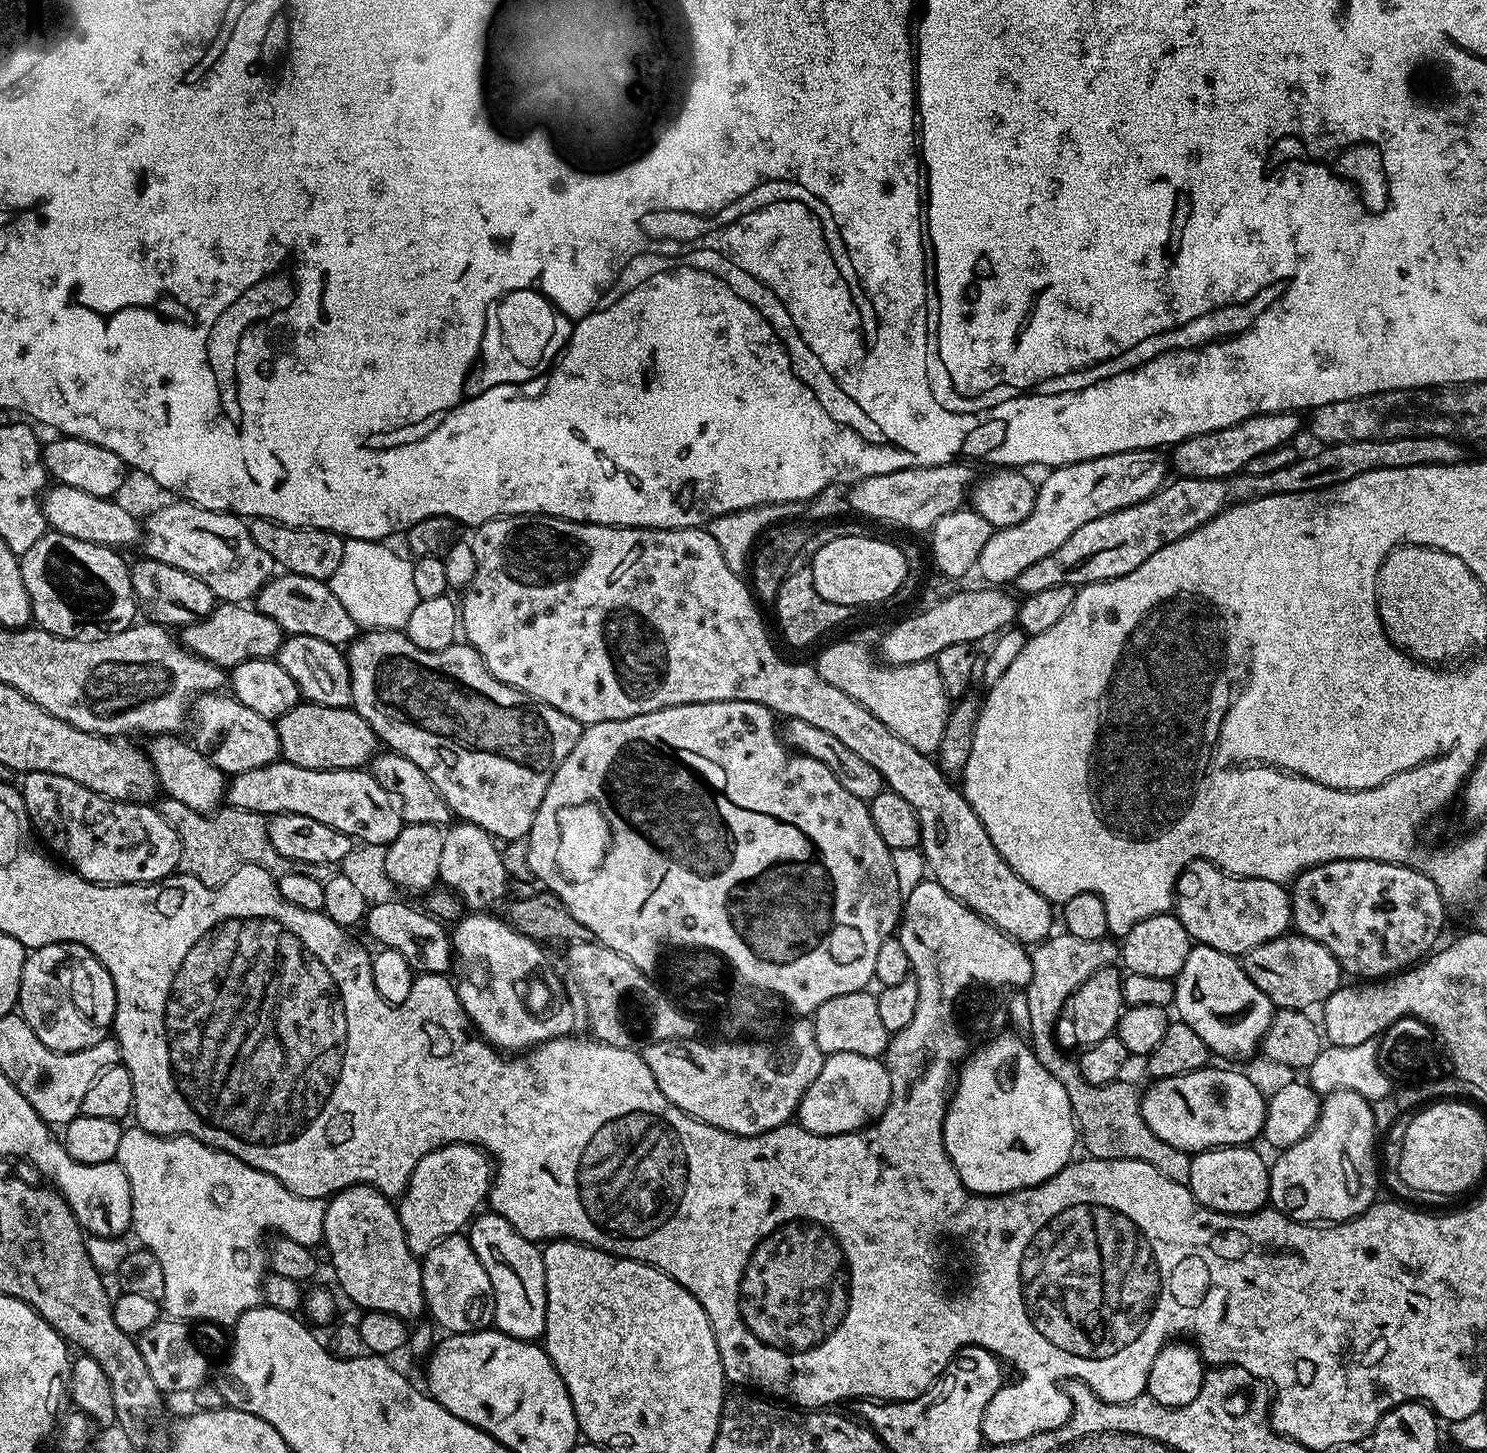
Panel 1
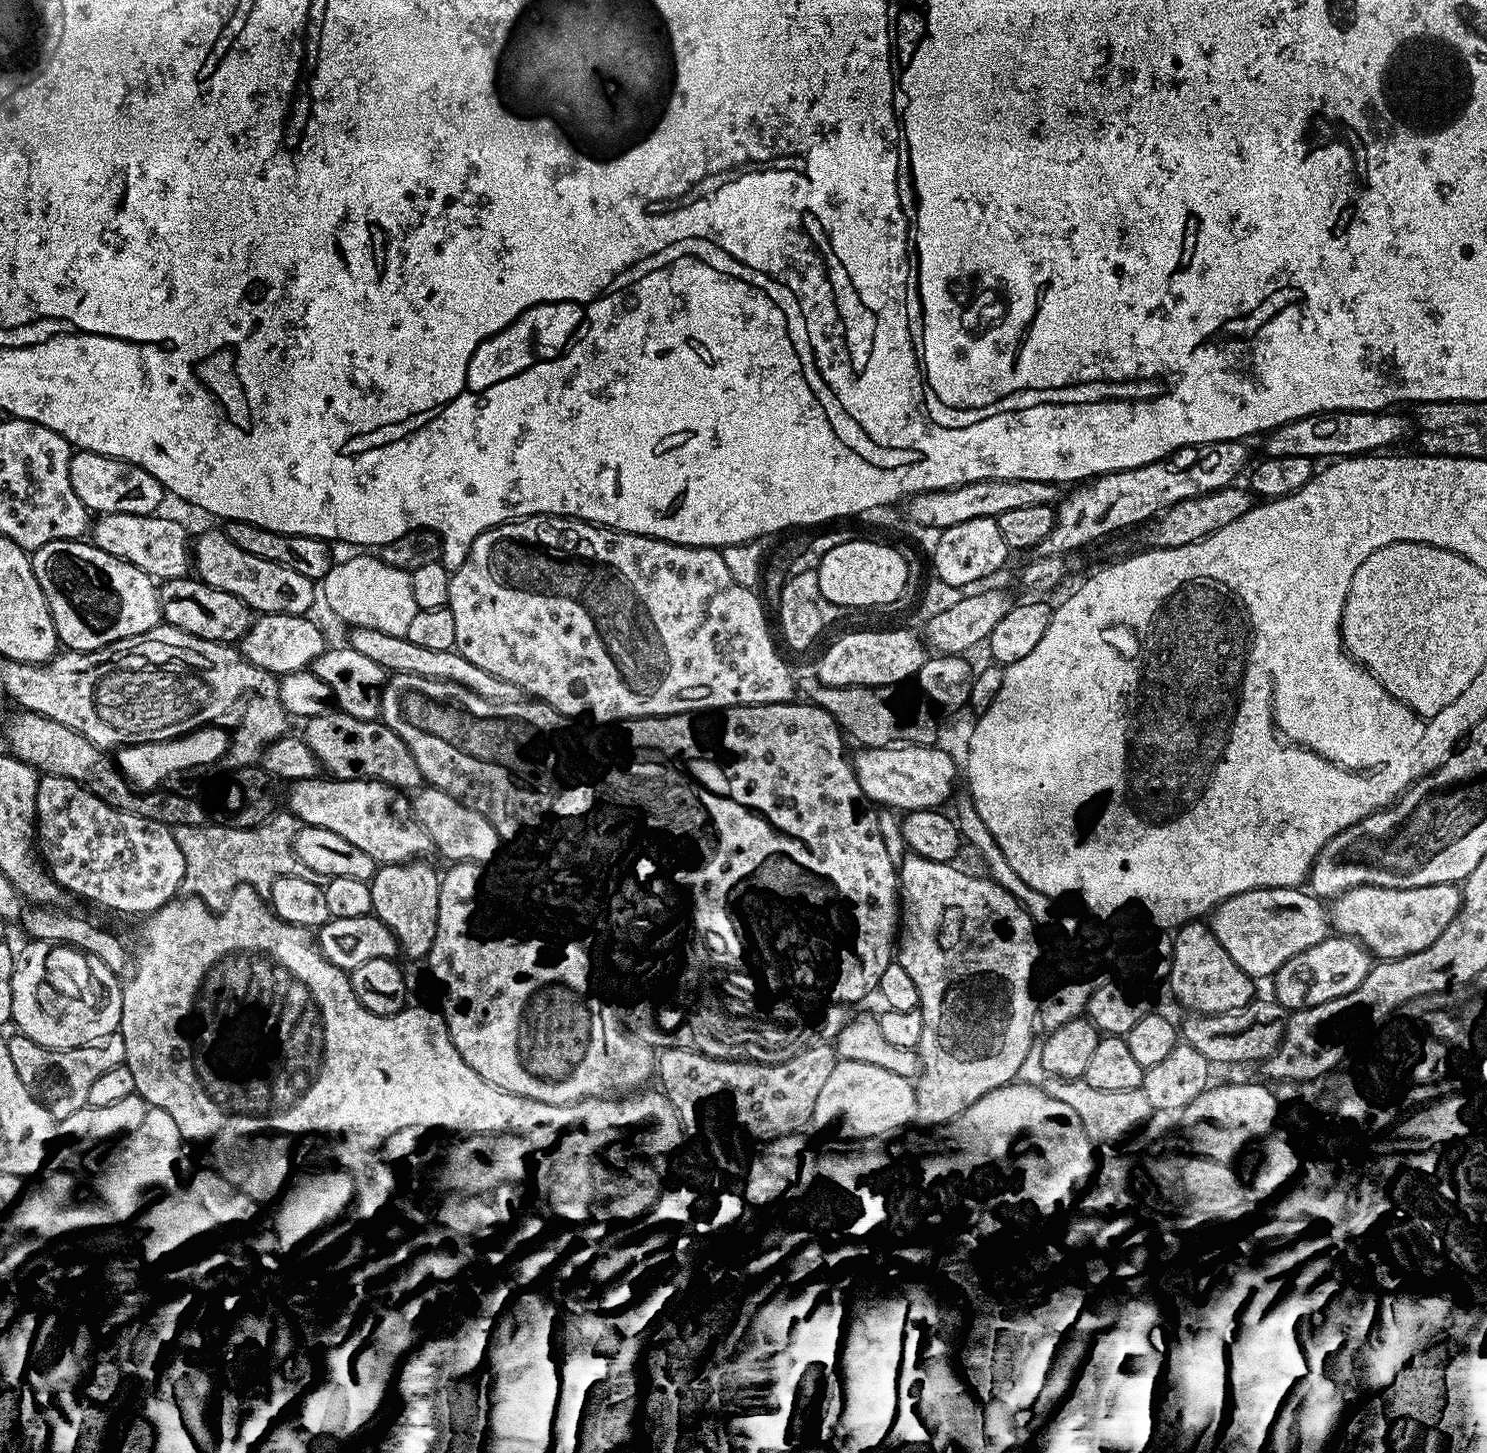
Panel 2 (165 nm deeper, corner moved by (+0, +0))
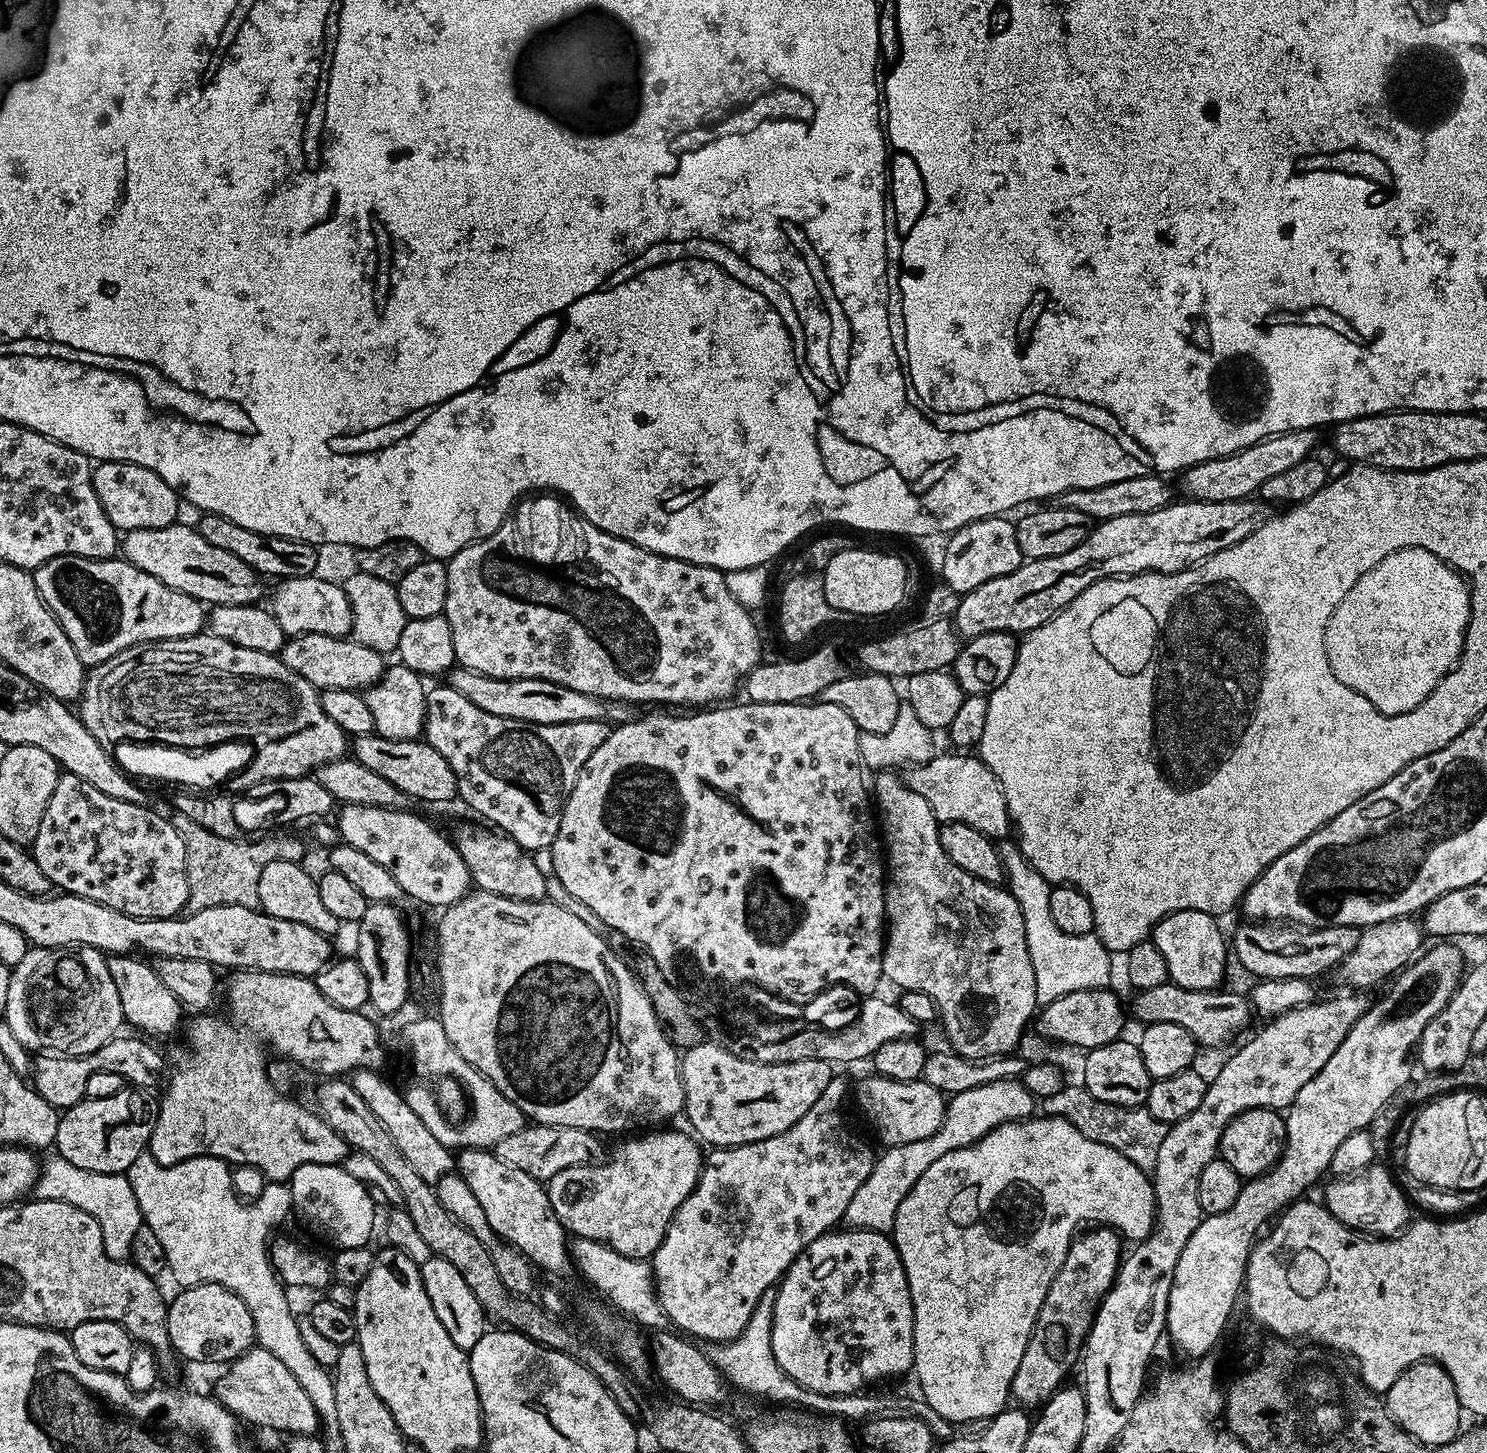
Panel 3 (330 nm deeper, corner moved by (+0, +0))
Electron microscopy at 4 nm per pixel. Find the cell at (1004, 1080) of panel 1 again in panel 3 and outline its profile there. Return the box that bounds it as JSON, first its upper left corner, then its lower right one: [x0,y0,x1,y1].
[890,1116,1156,1422]

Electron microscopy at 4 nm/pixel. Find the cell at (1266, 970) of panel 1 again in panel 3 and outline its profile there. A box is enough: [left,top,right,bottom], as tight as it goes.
[1338,916,1426,990]

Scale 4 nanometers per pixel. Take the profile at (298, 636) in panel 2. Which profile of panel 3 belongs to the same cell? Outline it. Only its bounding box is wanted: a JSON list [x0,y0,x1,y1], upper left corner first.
[278,634,386,690]

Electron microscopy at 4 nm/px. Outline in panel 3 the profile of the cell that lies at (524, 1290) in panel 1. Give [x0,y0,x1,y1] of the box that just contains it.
[350,1068,453,1185]

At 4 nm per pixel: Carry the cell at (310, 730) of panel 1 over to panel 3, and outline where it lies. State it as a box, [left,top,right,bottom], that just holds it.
[350,735,456,804]

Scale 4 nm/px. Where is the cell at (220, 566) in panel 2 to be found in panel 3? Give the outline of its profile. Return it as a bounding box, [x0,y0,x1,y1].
[270,575,353,637]

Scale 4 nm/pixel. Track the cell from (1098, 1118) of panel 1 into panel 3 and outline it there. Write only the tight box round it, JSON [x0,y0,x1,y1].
[1039,1086,1169,1174]

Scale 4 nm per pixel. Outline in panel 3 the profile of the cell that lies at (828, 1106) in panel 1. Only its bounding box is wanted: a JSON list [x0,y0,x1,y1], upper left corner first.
[854,1076,946,1145]

